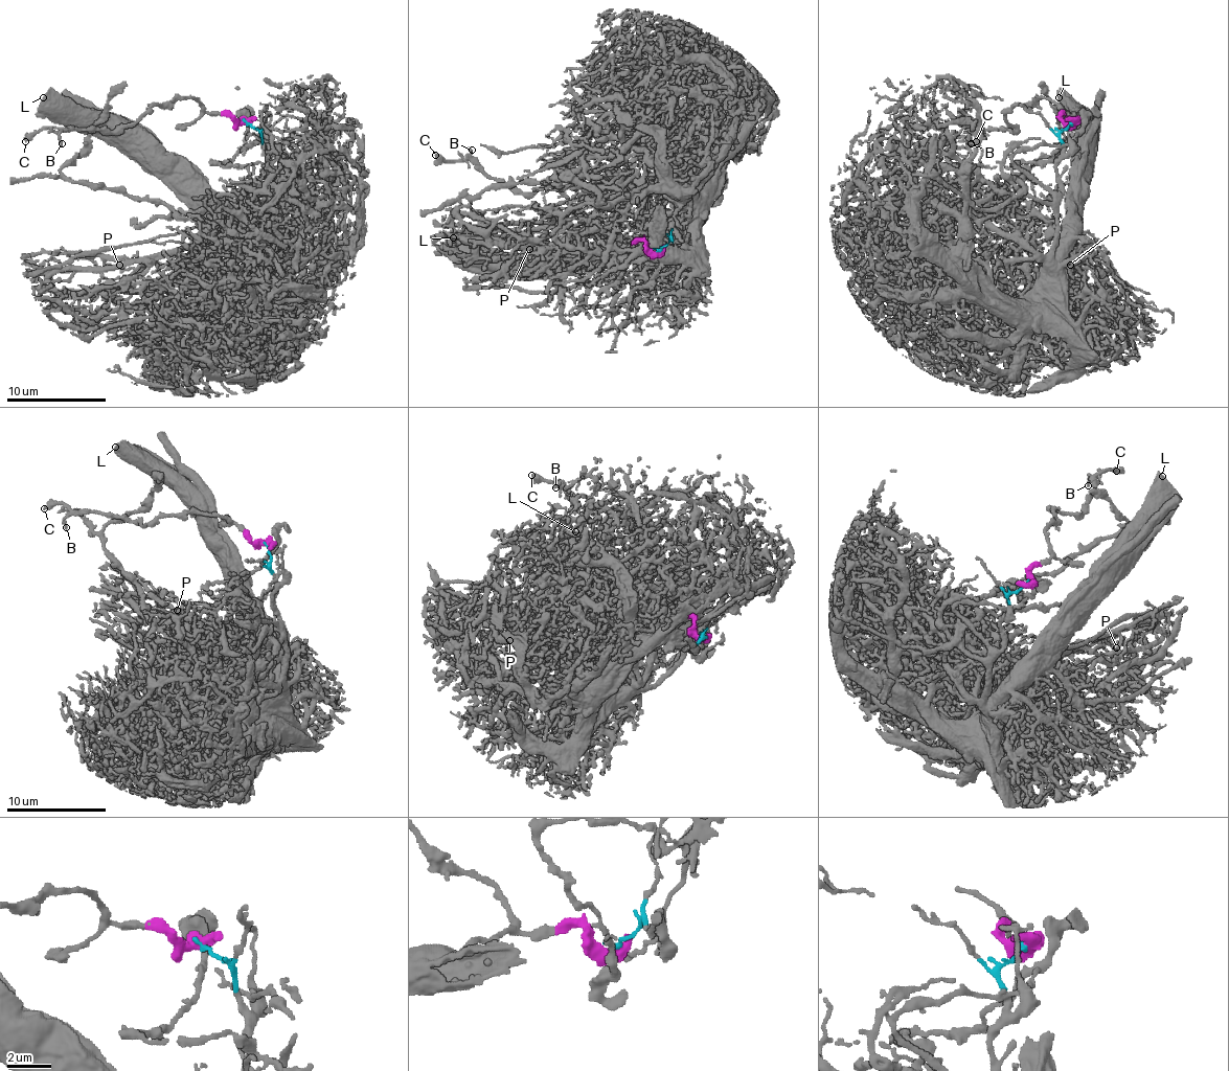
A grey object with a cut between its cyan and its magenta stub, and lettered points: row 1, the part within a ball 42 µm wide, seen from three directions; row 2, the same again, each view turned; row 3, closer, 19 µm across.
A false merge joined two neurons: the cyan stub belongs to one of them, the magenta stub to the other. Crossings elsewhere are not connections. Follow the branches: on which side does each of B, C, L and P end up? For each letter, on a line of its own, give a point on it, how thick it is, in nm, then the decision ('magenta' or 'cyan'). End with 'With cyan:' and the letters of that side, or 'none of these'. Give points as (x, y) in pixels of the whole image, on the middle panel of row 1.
B: (472, 150) | 170 nm | magenta
C: (435, 155) | 440 nm | magenta
L: (453, 237) | 500 nm | cyan
P: (529, 249) | 150 nm | cyan
With cyan: L, P

